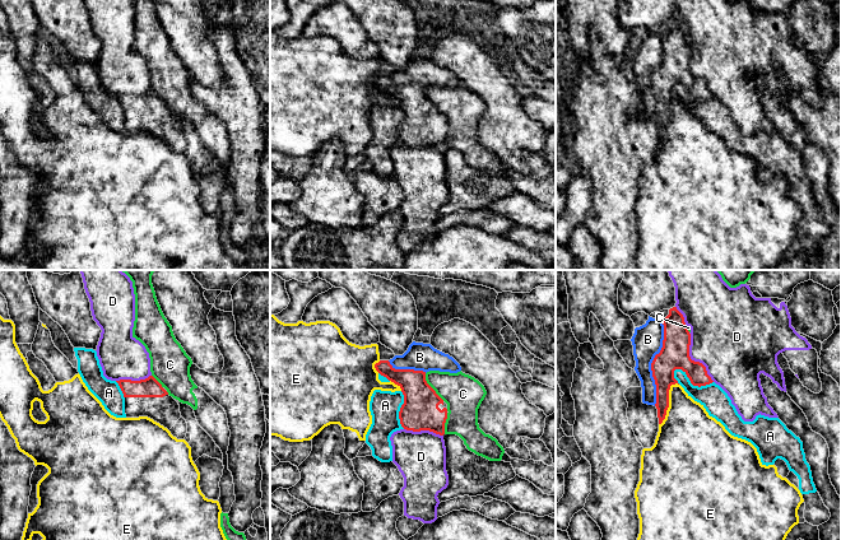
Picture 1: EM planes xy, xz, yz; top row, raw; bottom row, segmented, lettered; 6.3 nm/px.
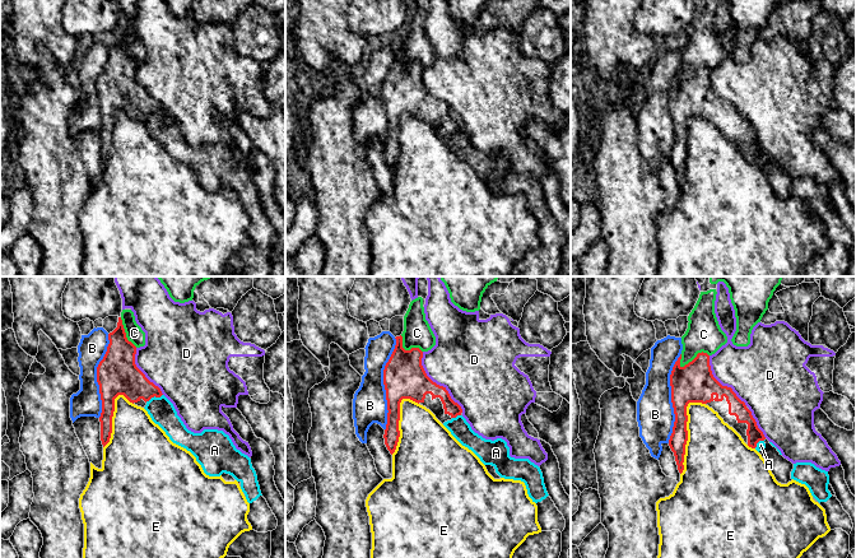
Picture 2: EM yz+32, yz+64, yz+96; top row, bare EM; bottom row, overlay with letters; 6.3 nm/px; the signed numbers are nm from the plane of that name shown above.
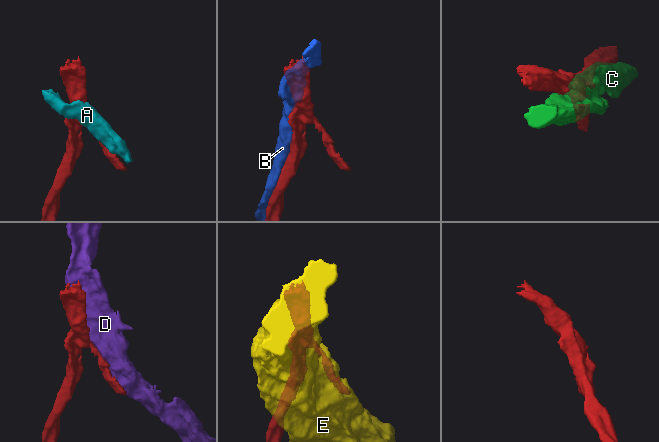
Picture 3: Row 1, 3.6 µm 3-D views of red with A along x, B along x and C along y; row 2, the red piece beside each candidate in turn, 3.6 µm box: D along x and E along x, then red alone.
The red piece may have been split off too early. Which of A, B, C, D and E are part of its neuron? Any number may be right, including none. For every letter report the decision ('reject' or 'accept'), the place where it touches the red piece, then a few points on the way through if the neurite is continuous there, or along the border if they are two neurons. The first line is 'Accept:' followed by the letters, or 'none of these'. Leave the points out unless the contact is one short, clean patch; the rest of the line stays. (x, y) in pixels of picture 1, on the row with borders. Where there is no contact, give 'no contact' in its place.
Accept: none of these
A: reject; meets red in yz at (692, 383)
B: reject; meets red in yz at (651, 363)
C: reject; meets red in xz at (431, 387)
D: reject; meets red in yz at (691, 359)
E: reject; meets red in yz at (668, 403)

